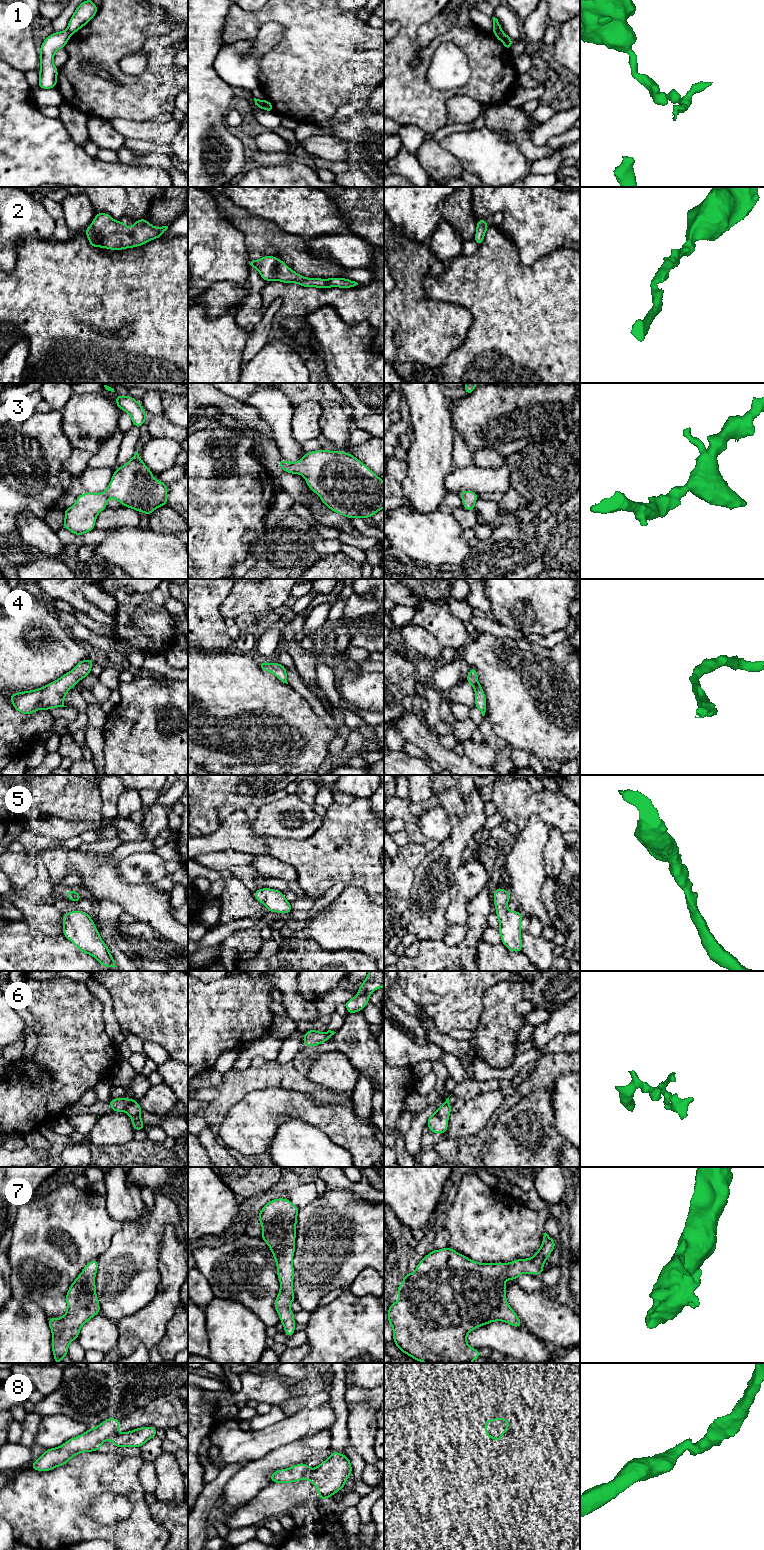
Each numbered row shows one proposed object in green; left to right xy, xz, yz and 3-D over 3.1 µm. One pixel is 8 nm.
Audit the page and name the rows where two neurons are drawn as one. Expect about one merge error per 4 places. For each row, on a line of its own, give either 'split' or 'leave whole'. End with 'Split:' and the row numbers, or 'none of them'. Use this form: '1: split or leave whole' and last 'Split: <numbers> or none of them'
1: split
2: leave whole
3: leave whole
4: leave whole
5: leave whole
6: split
7: leave whole
8: split
Split: 1, 6, 8

